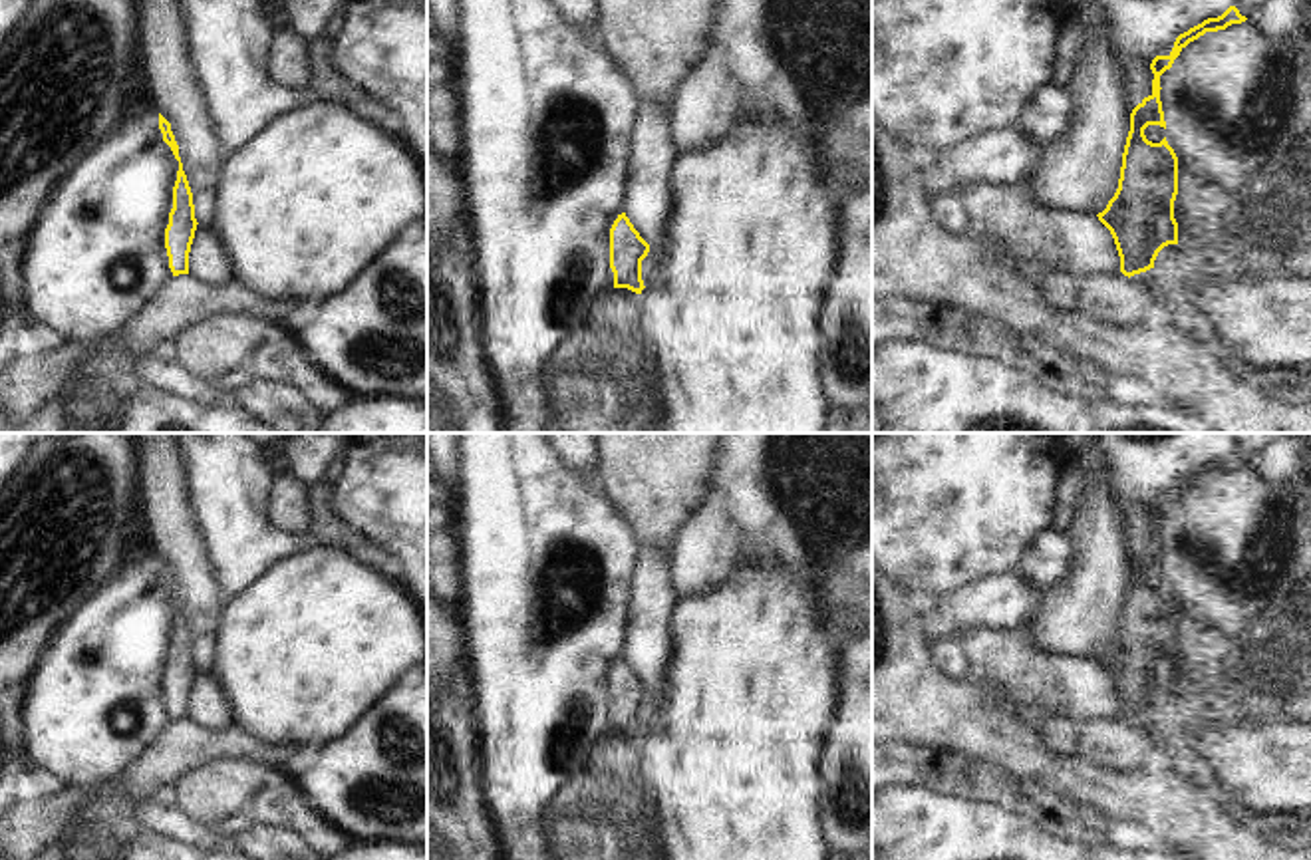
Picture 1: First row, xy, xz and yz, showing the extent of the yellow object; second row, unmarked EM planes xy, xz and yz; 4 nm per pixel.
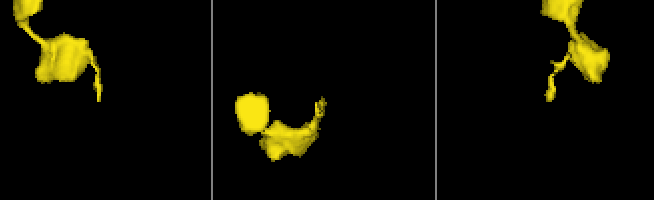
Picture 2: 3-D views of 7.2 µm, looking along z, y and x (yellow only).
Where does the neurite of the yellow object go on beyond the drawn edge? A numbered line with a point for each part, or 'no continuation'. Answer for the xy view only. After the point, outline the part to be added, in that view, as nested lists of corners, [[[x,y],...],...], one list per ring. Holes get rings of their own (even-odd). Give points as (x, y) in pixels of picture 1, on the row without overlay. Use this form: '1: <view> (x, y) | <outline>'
no continuation

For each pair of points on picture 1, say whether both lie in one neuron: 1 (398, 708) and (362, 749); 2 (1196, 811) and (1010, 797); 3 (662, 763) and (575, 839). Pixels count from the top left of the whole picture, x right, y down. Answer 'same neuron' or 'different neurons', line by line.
1: same neuron
2: different neurons
3: different neurons

